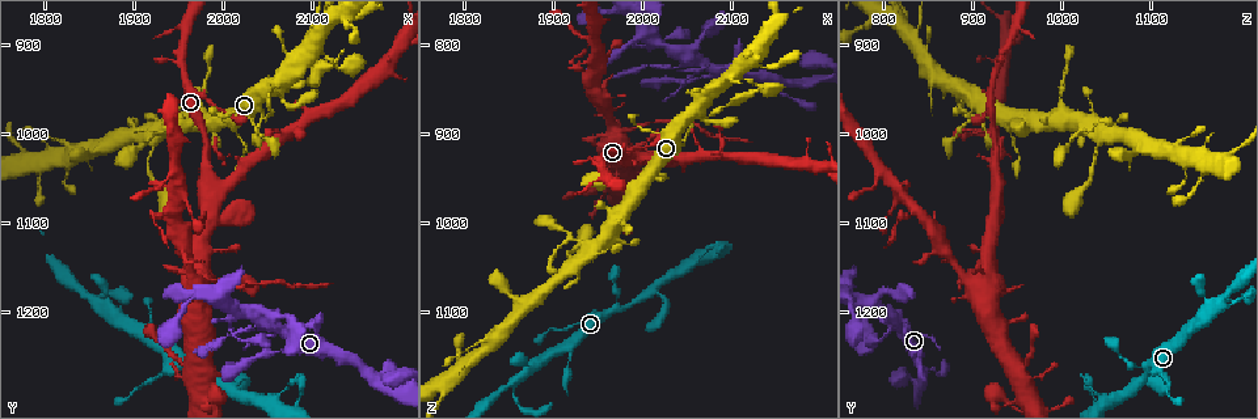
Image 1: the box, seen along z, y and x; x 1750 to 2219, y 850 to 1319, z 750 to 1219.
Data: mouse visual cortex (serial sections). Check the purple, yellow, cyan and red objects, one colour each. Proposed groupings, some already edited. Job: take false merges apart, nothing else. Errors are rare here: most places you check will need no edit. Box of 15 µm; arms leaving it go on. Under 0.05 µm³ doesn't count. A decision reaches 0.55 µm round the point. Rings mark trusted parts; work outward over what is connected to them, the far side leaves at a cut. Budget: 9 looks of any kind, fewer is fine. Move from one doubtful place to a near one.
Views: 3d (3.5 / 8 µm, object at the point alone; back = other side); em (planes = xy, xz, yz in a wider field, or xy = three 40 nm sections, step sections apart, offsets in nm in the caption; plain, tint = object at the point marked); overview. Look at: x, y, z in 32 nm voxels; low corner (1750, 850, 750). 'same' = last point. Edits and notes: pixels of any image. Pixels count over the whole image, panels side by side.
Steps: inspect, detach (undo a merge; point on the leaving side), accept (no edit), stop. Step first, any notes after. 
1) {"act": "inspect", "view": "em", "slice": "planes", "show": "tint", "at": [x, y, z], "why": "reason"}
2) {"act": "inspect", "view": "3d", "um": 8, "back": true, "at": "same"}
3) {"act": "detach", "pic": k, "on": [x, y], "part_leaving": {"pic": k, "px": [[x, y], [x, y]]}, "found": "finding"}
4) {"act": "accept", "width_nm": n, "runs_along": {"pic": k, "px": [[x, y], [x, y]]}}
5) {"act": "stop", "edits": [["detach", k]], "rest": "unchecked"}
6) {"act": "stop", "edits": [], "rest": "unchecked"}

{"act": "inspect", "view": "3d", "um": 3.5, "at": [1980, 1010, 920], "why": "a narrow waist"}

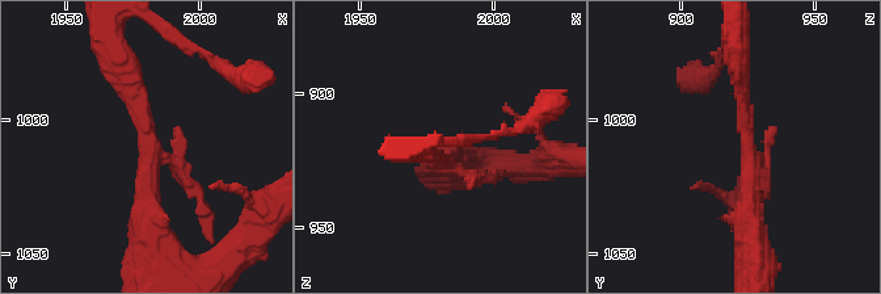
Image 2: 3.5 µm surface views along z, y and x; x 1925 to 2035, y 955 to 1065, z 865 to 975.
{"act": "inspect", "view": "em", "slice": "planes", "show": "tint", "at": [1980, 1008, 925]}

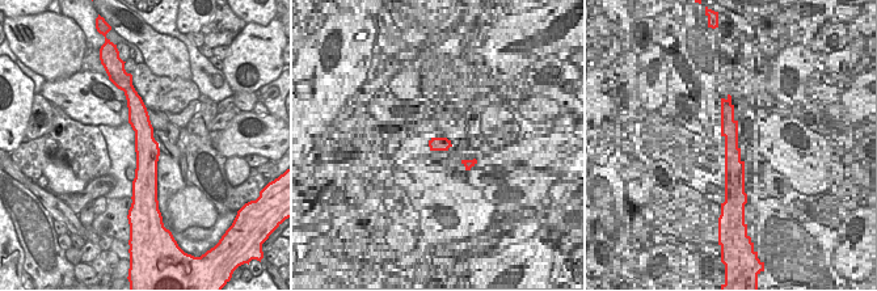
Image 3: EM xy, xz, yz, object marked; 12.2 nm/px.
{"act": "accept", "runs_along": {"pic": 2, "px": [[114, 61], [151, 150], [147, 231]]}, "found": "all the same cell"}

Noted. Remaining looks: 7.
{"act": "inspect", "view": "3d", "um": 8, "at": [2050, 1210, 815], "why": "calibre changes"}

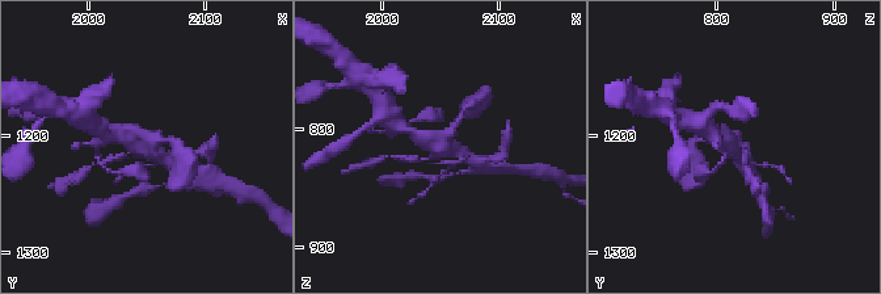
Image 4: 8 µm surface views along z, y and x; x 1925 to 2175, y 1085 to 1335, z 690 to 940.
{"act": "inspect", "view": "em", "slice": "planes", "show": "tint", "at": [2054, 1206, 814], "arms": 4, "arm_widths_nm": [100, 200, 350, 350]}

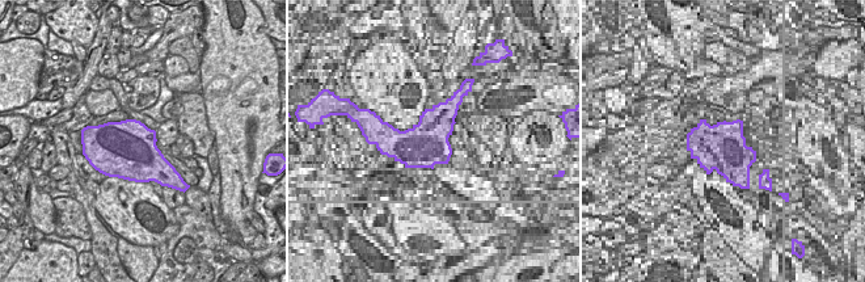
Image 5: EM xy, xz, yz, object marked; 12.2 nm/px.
{"act": "accept", "found": "one cell here"}

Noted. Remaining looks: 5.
{"act": "inspect", "view": "3d", "um": 3.5, "at": [1975, 1155, 900], "why": "abrupt turn"}

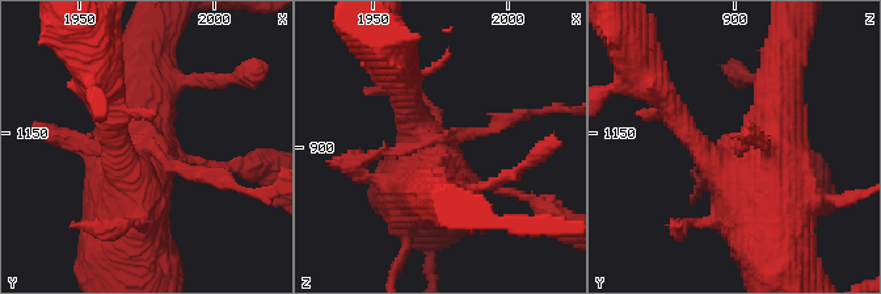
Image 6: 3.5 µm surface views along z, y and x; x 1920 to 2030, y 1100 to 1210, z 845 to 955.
{"act": "inspect", "view": "em", "slice": "xy", "step": 5, "show": "tint", "at": [1974, 1159, 902], "why": "shape alone is not enough"}

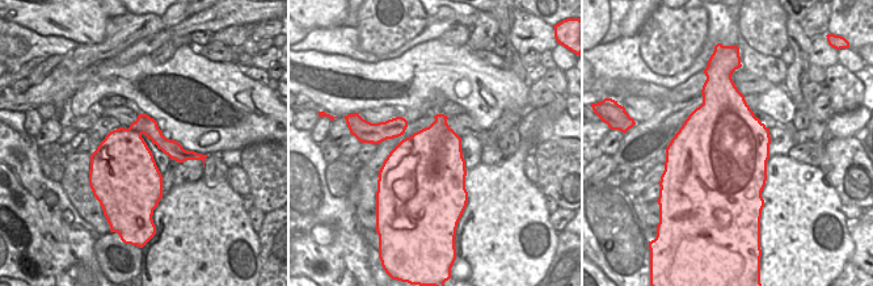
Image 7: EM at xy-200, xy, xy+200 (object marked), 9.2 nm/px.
{"act": "detach", "pic": 6, "on": [213, 173], "width_nm": 700, "part_leaving": {"pic": 6, "px": [[168, 163], [257, 196], [273, 196]]}, "found": "a second cell is stuck on"}

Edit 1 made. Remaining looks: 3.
{"act": "inspect", "view": "3d", "um": 3.5, "at": [2200, 1285, 840], "why": "three-way junction"}

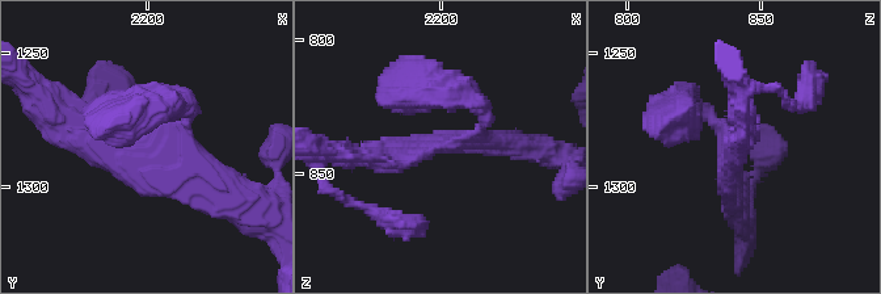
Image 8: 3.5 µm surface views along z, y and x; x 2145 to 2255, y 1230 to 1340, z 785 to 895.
{"act": "inspect", "view": "em", "slice": "planes", "show": "tint", "at": [2200, 1288, 839], "why": "need the tissue"}

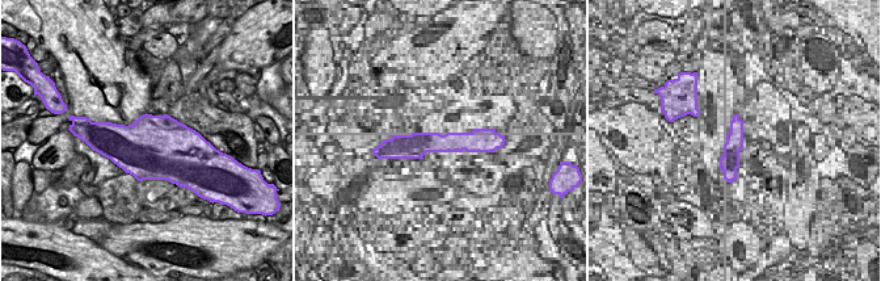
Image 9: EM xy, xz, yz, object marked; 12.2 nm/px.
{"act": "accept", "runs_along": {"pic": 8, "px": [[358, 155], [466, 142], [487, 121], [479, 108]]}, "found": "all the same cell"}

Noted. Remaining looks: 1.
{"act": "stop", "edits": [["detach", 6]], "rest": "unchecked"}

